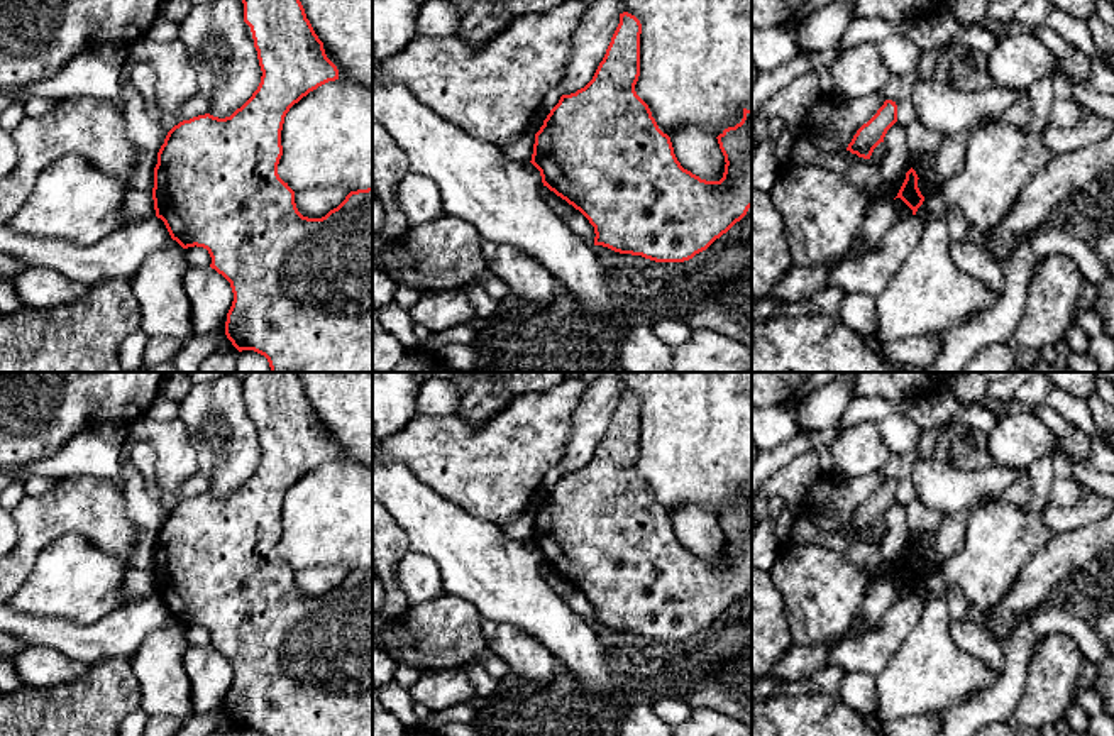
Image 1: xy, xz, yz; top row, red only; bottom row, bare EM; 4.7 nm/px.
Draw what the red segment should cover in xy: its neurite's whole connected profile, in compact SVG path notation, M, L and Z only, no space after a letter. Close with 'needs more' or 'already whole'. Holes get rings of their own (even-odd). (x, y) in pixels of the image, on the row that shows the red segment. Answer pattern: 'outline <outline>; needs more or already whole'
outline M242 0L244 22L251 27L254 47L262 71L261 83L252 96L230 117L210 113L183 120L174 125L157 152L154 168L152 200L156 217L161 218L183 249L203 247L212 257L210 267L222 274L232 288L234 301L227 313L225 335L232 345L264 355L271 372L372 372L372 188L350 191L345 200L322 218L303 217L295 203L295 191L278 174L283 156L281 130L290 108L318 86L339 80L337 66L327 58L323 42L315 34L300 0Z; already whole

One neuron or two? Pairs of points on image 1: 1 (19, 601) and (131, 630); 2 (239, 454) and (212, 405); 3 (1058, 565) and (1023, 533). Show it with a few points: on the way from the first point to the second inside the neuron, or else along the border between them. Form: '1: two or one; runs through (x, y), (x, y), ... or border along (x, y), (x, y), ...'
1: two; border along (122, 604), (85, 625), (56, 618)
2: one; runs through (232, 442), (217, 417)
3: two; border along (1053, 533), (1026, 562), (1016, 581)

